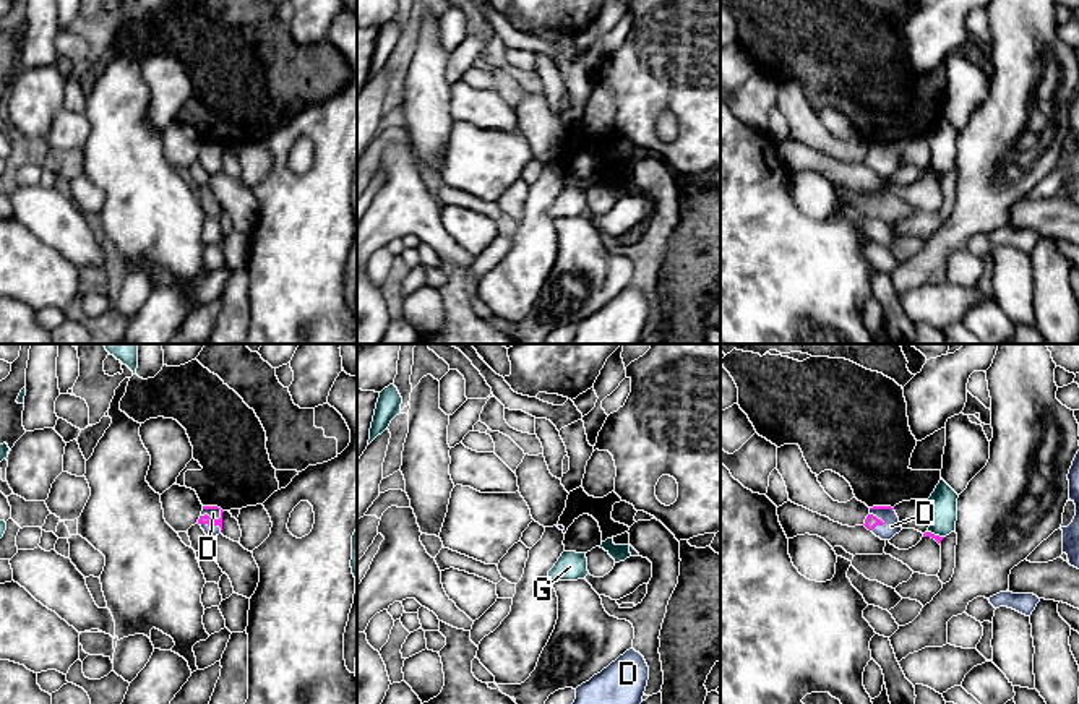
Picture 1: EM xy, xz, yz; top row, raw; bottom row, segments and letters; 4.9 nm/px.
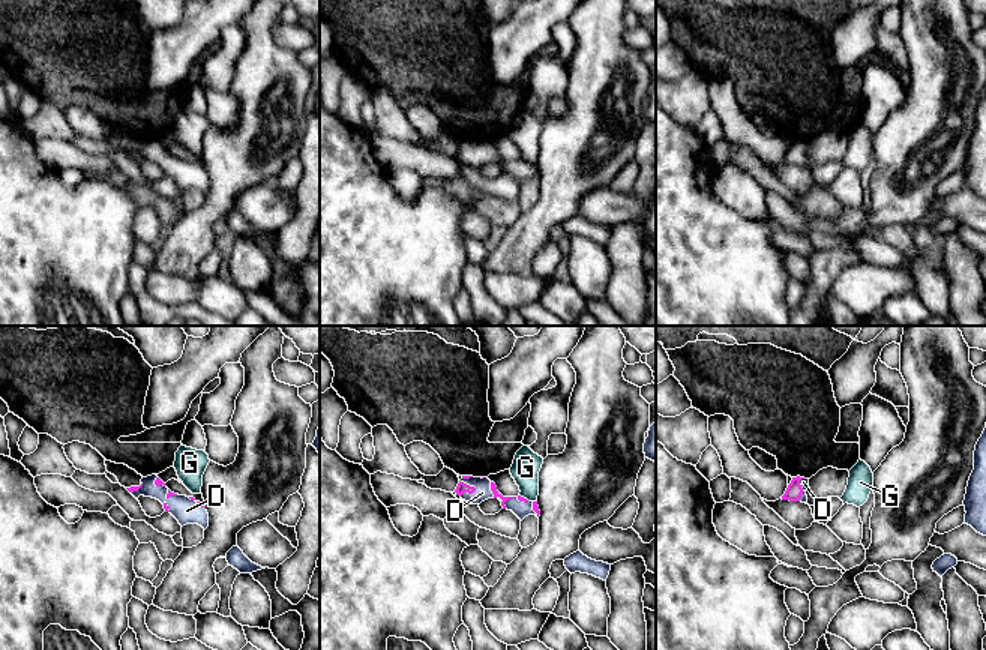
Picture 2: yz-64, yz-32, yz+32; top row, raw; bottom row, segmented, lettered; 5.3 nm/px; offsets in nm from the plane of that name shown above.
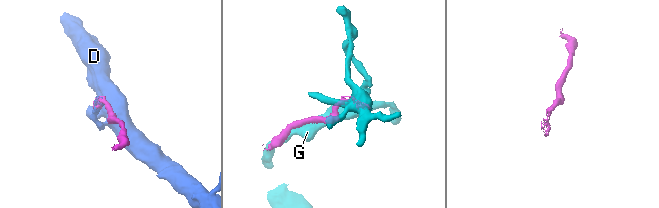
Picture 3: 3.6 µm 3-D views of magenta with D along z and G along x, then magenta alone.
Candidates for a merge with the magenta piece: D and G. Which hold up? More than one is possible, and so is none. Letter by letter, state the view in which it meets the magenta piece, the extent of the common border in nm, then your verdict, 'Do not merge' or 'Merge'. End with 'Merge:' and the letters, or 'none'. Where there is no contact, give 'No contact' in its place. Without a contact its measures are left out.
D: Touches magenta in yz. Shared border 100 nm. Merge
G: Touches magenta in yz. Shared border 90 nm. Do not merge
Merge: D

